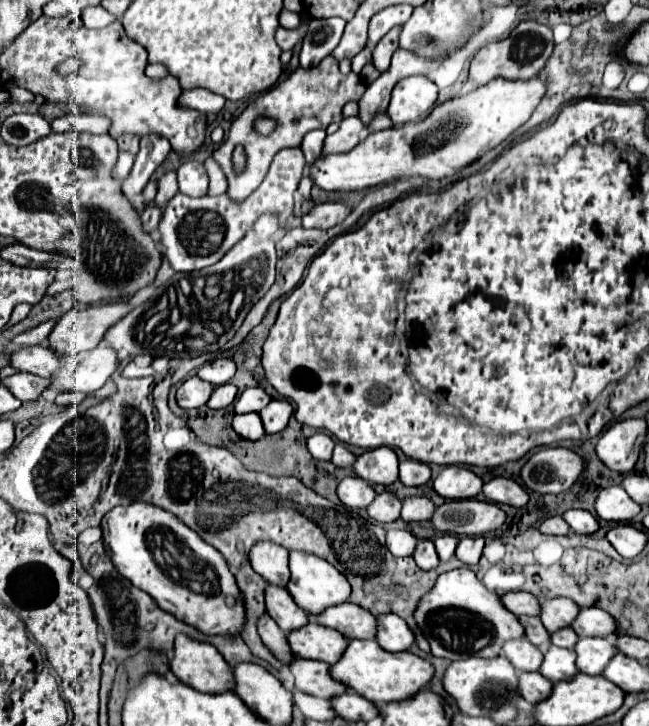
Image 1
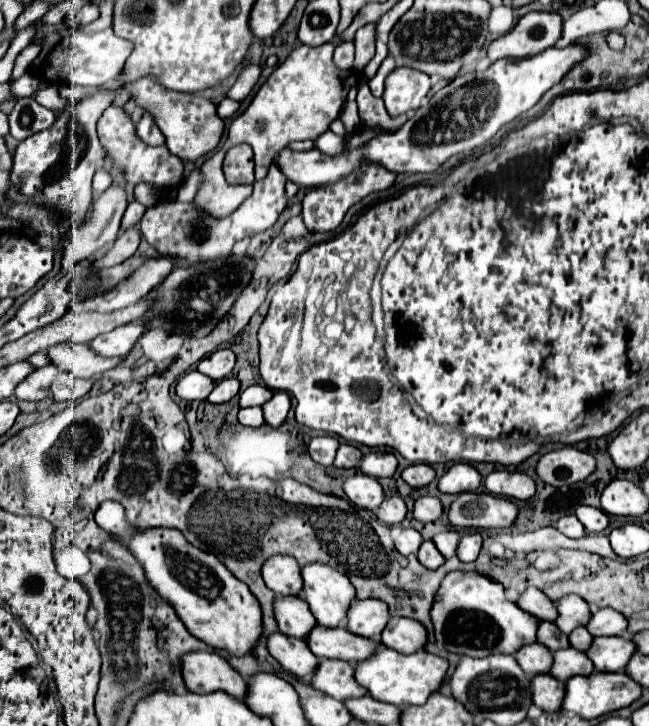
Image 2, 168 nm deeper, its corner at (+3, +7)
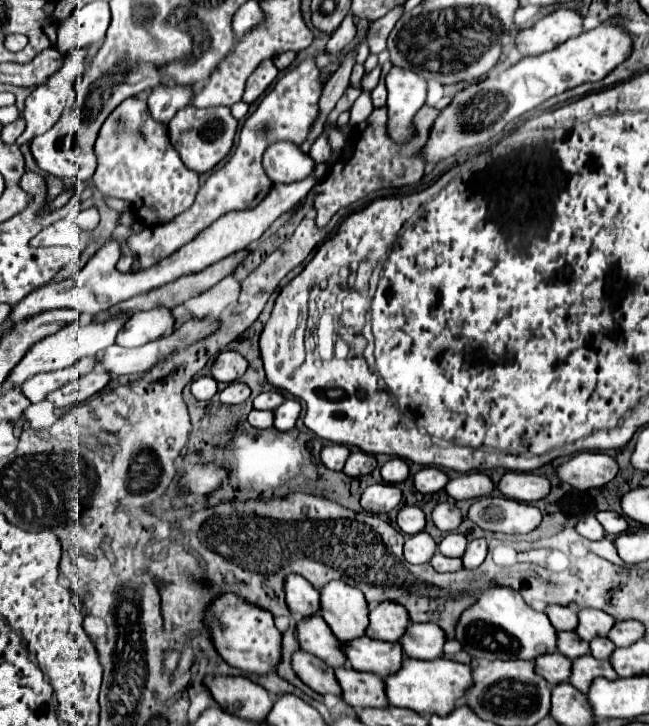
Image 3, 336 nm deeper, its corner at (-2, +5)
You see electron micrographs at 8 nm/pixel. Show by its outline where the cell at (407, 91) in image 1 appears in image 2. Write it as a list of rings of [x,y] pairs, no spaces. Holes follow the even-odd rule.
[[[396,68],[390,72],[384,90],[384,104],[390,116],[406,114],[420,108],[422,98],[430,90],[430,76],[414,68]]]

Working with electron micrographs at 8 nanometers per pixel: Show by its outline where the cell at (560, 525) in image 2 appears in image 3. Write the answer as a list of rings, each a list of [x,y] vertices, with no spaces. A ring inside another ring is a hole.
[[[585,516],[583,520],[579,520],[579,524],[575,528],[581,536],[585,536],[589,540],[601,540],[605,536],[605,530],[595,516]]]

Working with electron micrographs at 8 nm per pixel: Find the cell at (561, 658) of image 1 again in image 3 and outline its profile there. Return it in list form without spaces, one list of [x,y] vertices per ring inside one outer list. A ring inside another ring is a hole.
[[[583,656],[573,660],[573,674],[569,682],[583,694],[589,692],[589,686],[593,684],[595,678],[607,678],[607,680],[617,680],[617,672],[613,670],[609,660],[597,660],[593,656]]]

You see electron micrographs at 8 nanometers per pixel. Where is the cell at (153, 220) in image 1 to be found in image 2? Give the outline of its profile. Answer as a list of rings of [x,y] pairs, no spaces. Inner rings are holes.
[[[132,226],[132,228],[126,228],[124,232],[120,232],[114,248],[102,258],[104,266],[114,266],[114,264],[120,264],[126,258],[130,258],[138,248],[140,238],[142,238],[142,232],[140,232],[138,226]]]

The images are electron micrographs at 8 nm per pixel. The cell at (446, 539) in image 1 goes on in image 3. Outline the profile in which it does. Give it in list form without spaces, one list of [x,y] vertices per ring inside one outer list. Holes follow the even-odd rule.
[[[457,532],[447,534],[447,536],[441,540],[441,544],[439,544],[439,552],[441,552],[443,556],[451,556],[451,558],[463,556],[463,554],[465,554],[465,548],[467,548],[467,540],[465,540],[463,534],[457,534]]]

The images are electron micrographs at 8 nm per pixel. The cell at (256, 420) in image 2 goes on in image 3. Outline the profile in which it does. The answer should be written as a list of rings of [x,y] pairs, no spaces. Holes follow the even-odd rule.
[[[251,410],[249,414],[249,424],[255,428],[271,428],[273,426],[273,412],[265,412],[265,410]]]

